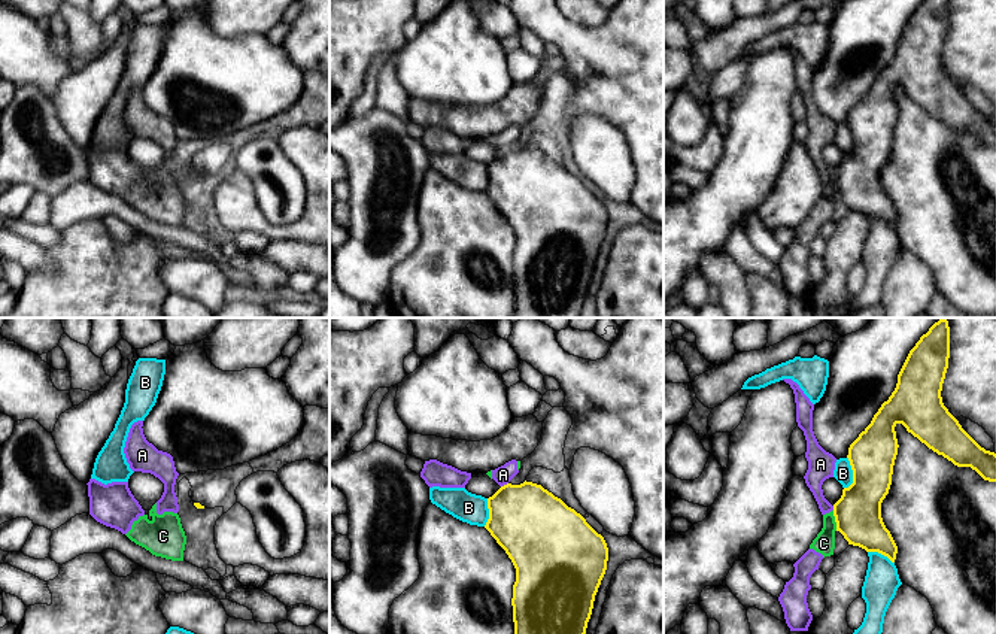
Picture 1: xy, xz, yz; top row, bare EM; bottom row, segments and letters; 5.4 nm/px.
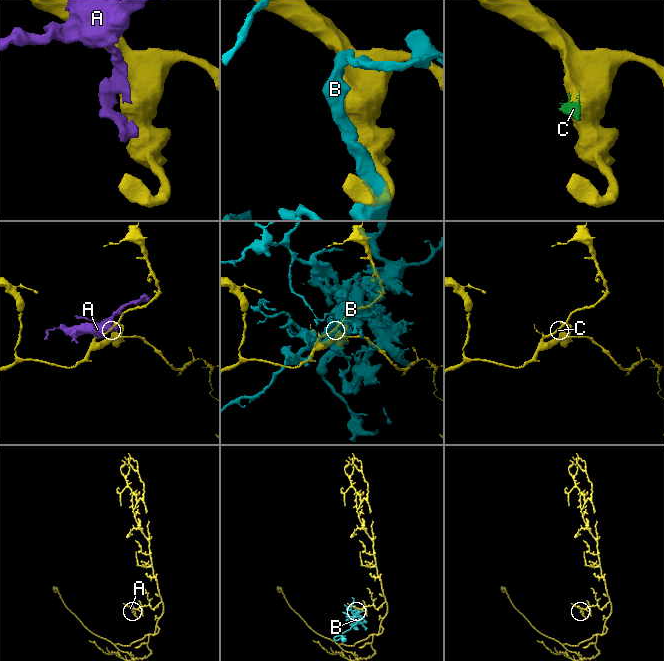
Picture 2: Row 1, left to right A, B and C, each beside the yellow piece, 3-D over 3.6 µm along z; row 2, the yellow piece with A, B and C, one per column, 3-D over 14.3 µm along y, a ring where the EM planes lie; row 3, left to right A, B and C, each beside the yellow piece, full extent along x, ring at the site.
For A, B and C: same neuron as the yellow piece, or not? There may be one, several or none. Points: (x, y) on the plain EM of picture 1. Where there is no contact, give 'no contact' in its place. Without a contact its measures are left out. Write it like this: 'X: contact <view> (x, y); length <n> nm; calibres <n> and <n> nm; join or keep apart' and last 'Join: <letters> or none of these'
A: contact xz (504, 151); length 50 nm; calibres 400 and 100 nm; keep apart
B: contact yz (853, 139); length 180 nm; calibres 260 and 100 nm; keep apart
C: contact yz (835, 187); length 110 nm; calibres 260 and 110 nm; keep apart
Join: none of these

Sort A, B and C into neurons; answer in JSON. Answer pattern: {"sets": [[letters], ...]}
{"sets": [["A", "C"], ["B"]]}

